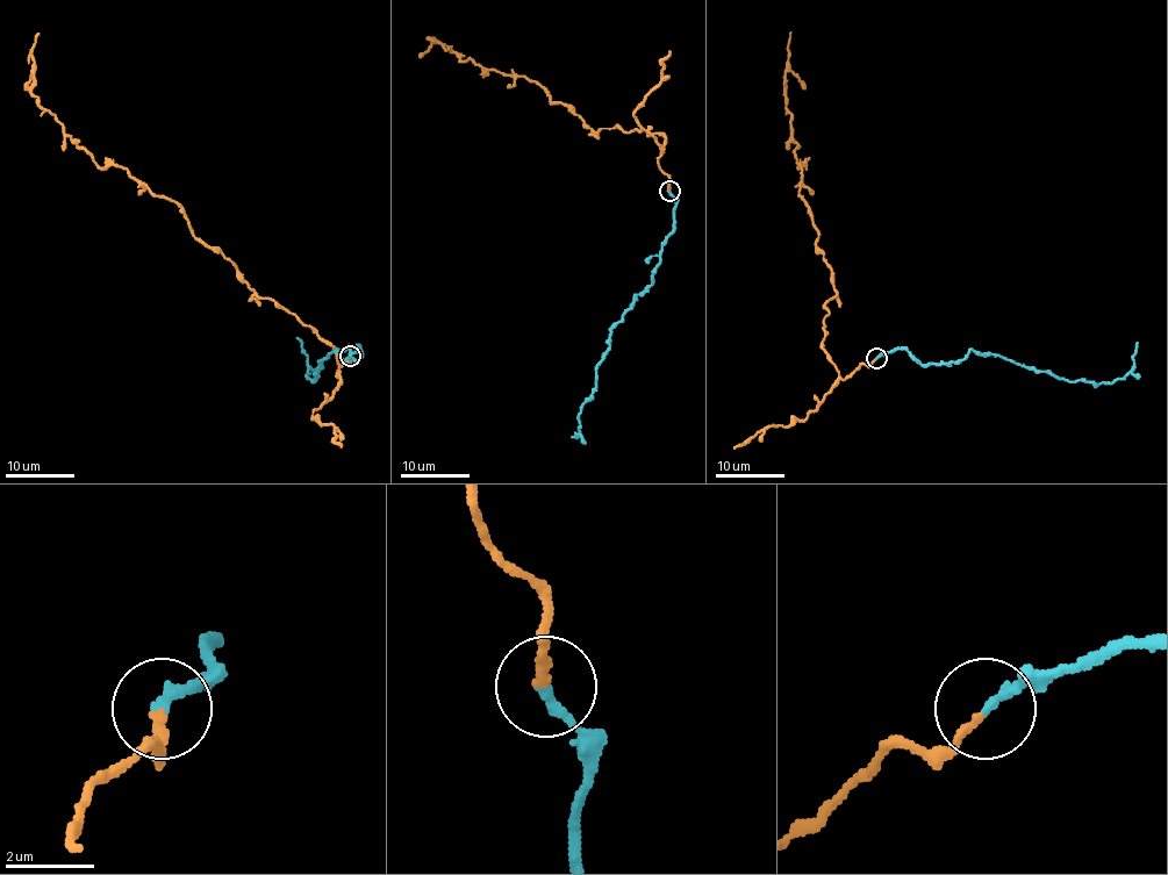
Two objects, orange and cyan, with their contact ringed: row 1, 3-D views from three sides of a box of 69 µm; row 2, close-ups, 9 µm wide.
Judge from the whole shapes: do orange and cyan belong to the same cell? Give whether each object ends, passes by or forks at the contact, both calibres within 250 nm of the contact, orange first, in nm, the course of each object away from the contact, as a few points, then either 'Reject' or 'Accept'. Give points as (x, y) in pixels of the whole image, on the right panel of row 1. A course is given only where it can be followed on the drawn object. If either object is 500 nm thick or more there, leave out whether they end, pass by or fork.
At the ring orange ends. At the ring cyan ends. Thickness 190 nm (orange) against 240 nm. Course of orange: (875, 358), (843, 378), (822, 348), (825, 303), (837, 292), (799, 192), (802, 164), (786, 107), (790, 31). Course of cyan: (875, 358), (905, 349), (926, 365), (957, 363), (971, 351), (1061, 380), (1113, 384), (1132, 367), (1138, 342). Accept

